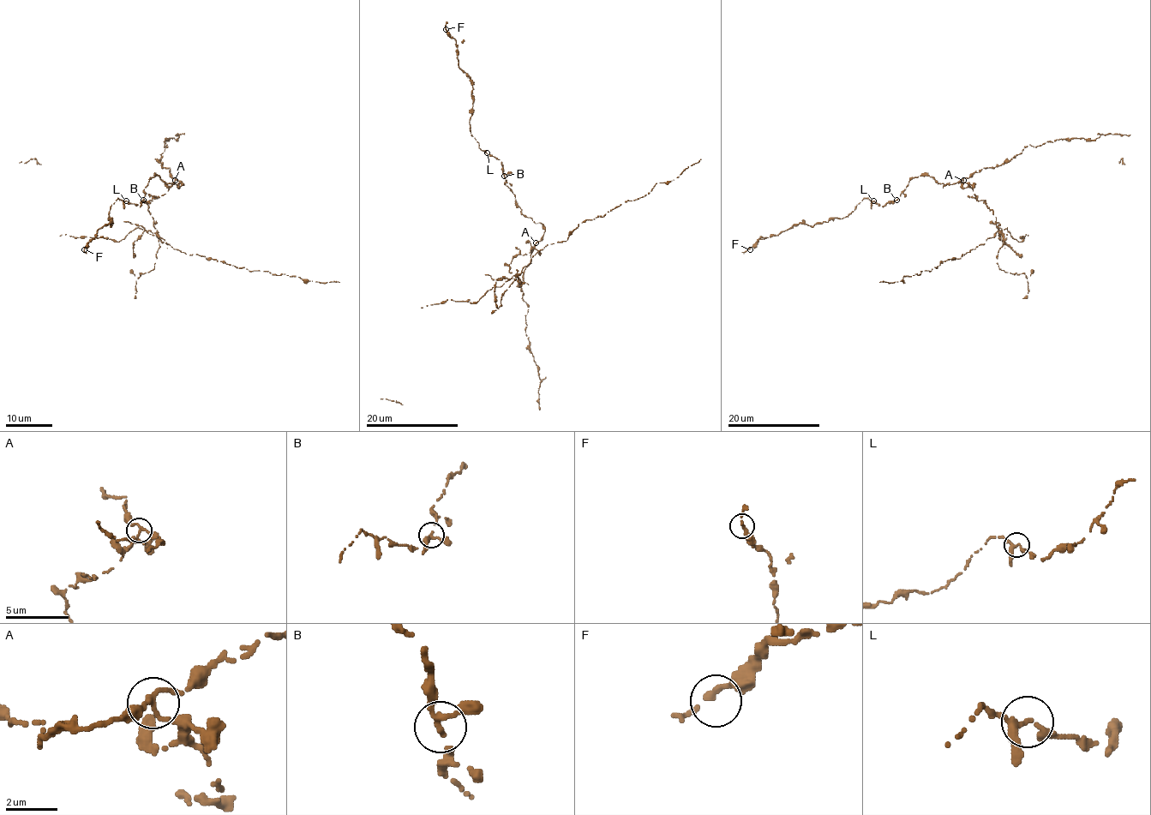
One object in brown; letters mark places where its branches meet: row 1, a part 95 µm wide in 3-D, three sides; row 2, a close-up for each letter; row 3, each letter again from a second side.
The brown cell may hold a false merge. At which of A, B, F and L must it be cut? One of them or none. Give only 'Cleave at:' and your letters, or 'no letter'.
Cleave at: A

